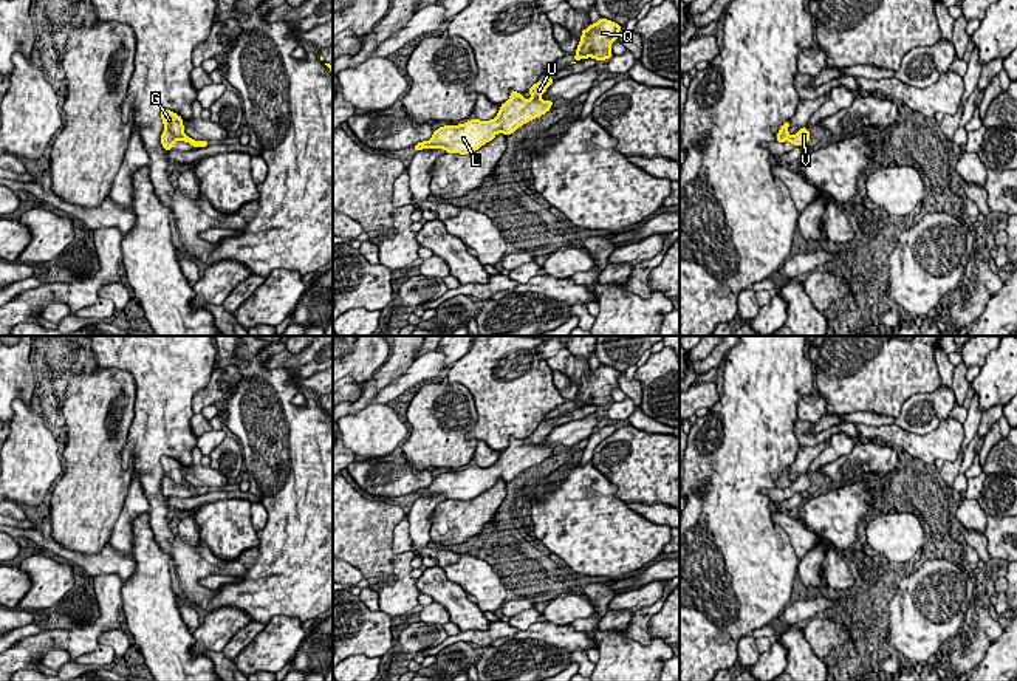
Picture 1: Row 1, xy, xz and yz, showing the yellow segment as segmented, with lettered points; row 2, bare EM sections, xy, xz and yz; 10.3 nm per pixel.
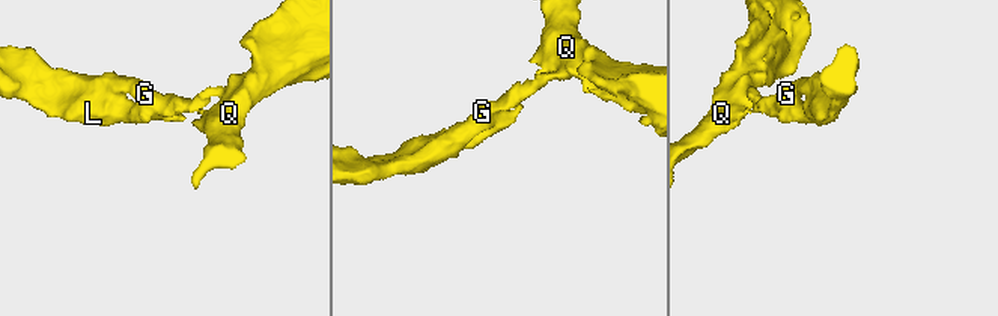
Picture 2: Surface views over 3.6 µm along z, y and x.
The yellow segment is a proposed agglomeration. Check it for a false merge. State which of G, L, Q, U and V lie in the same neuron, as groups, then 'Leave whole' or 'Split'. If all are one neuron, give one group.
Groups: G Q U / L V. Split

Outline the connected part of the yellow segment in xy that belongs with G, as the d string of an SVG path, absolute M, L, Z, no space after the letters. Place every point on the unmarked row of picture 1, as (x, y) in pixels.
M161 457L159 461L166 477L172 478L178 484L189 486L189 483L184 480L181 463L178 463L175 458L170 457Z

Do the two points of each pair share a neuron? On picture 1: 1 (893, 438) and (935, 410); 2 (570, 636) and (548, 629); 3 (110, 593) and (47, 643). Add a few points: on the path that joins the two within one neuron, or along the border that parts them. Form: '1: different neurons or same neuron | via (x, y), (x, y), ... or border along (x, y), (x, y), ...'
1: different neurons | border along (941, 421), (923, 435), (906, 432), (893, 423)
2: same neuron | via (565, 636), (553, 633)
3: same neuron | via (109, 615), (85, 639), (68, 639)

